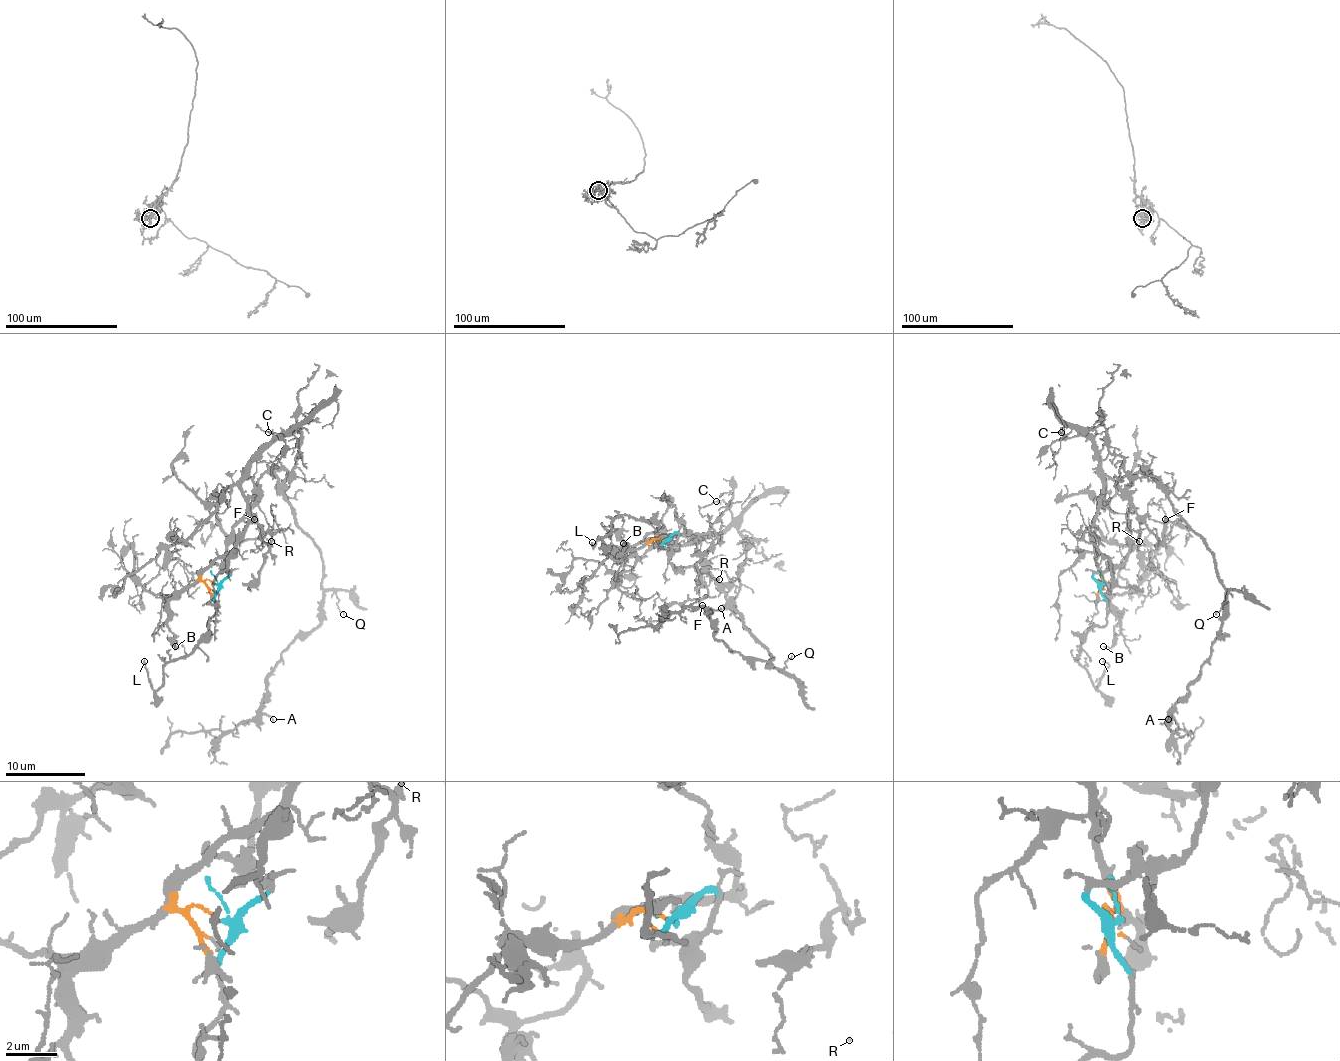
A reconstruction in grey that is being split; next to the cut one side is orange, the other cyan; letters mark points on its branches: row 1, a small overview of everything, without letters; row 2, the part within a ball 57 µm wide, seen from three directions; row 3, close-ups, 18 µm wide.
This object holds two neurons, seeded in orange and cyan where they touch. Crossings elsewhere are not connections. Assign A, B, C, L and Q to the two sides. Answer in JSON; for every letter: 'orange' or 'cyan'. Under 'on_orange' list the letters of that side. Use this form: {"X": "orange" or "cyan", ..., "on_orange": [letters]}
{"A": "cyan", "B": "orange", "C": "orange", "L": "cyan", "Q": "cyan", "on_orange": ["B", "C"]}

